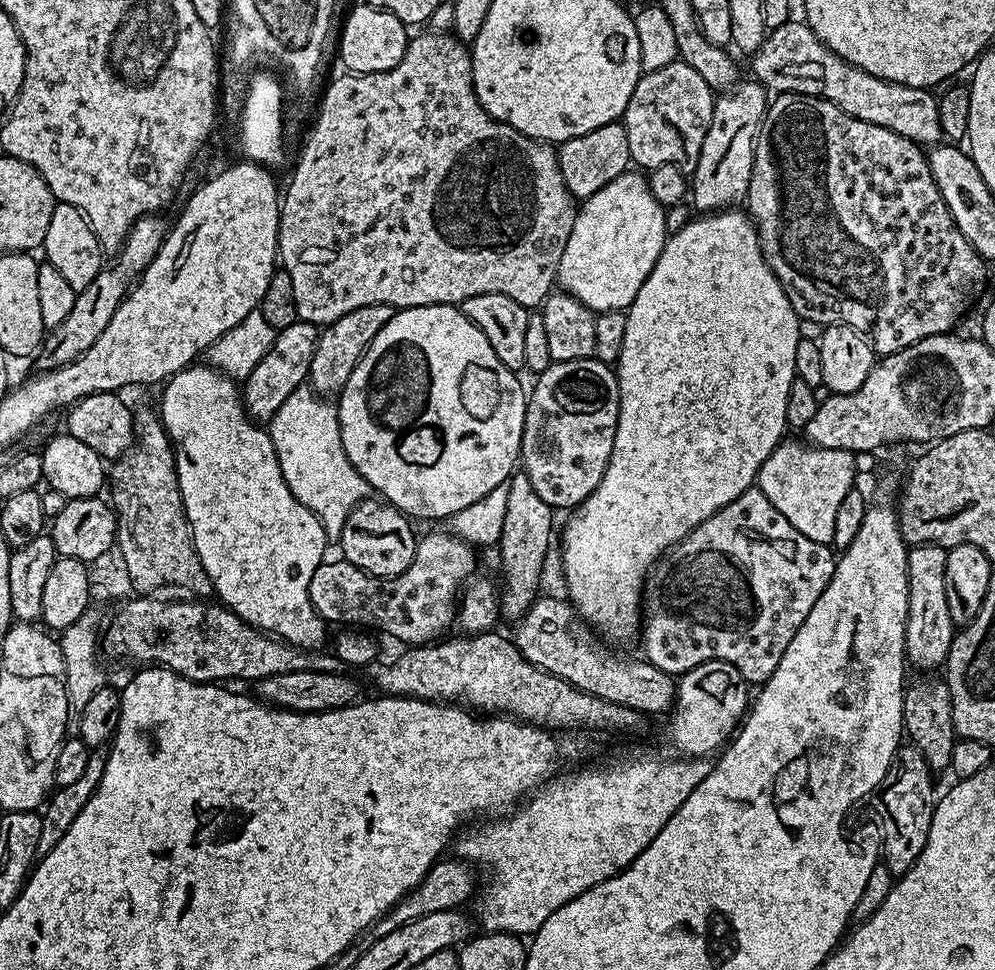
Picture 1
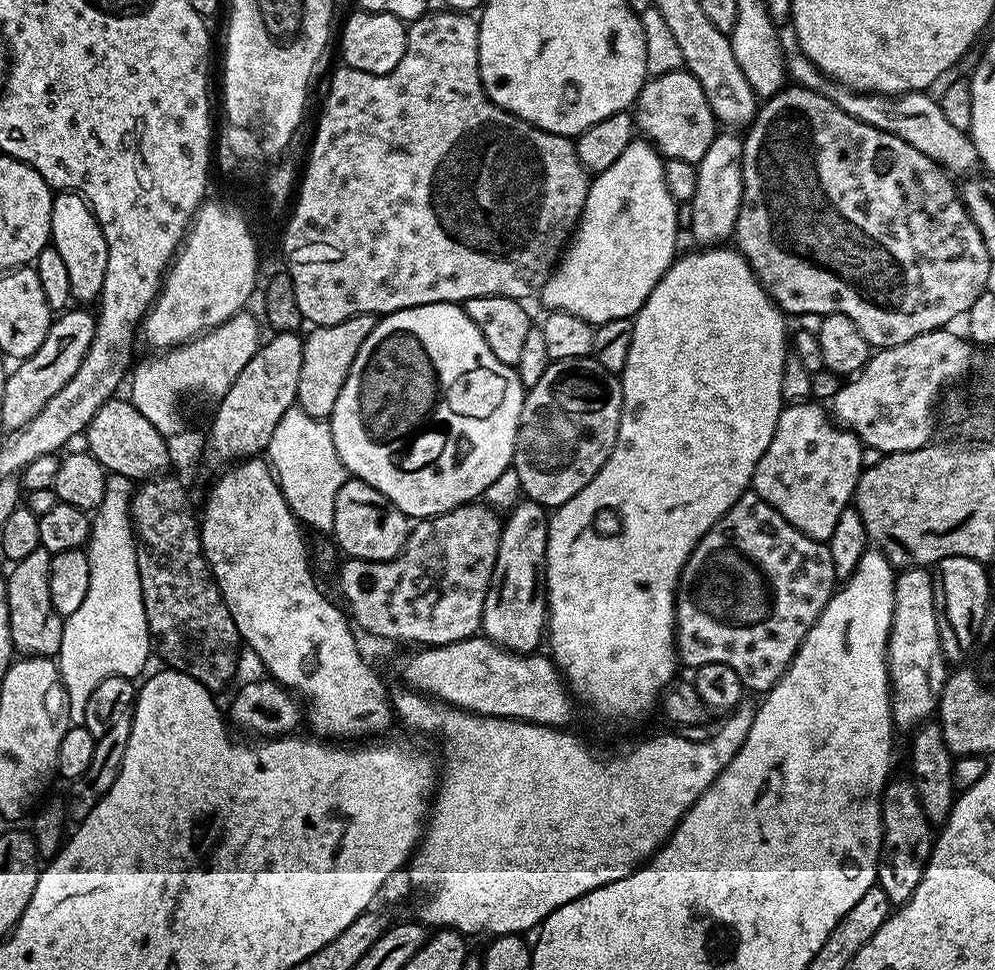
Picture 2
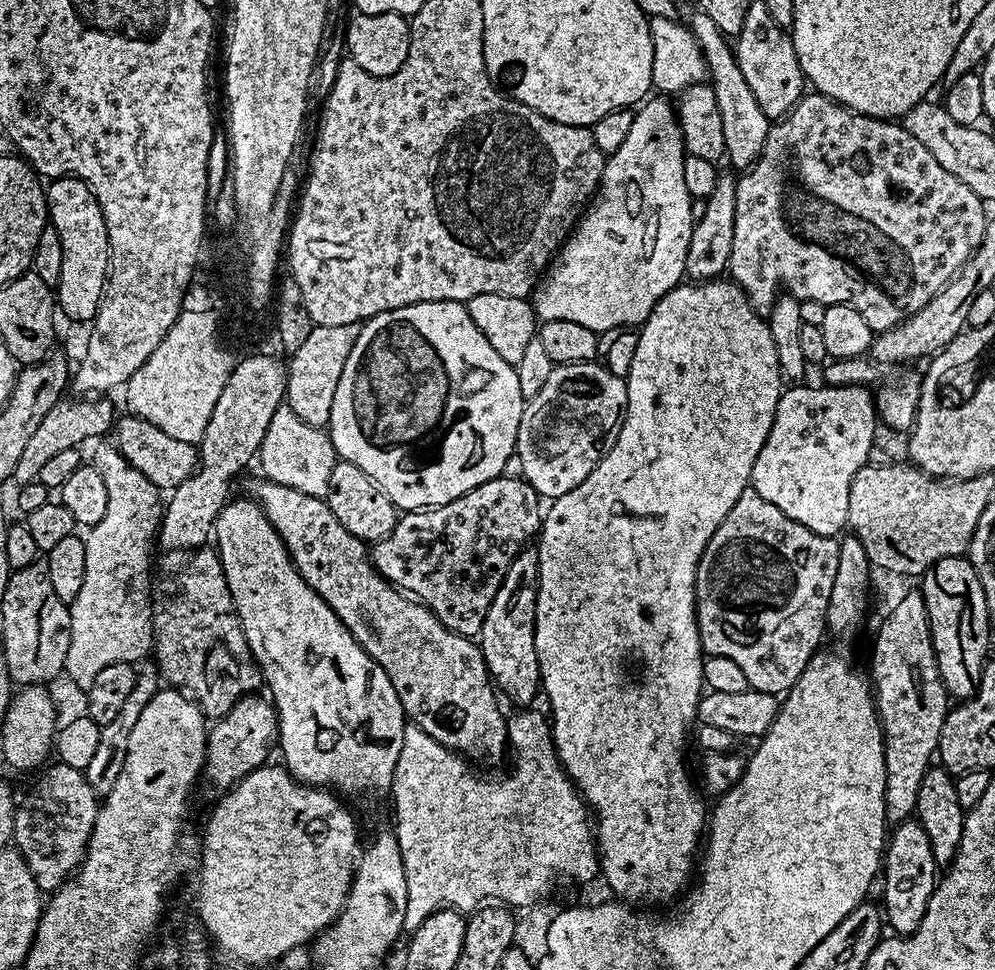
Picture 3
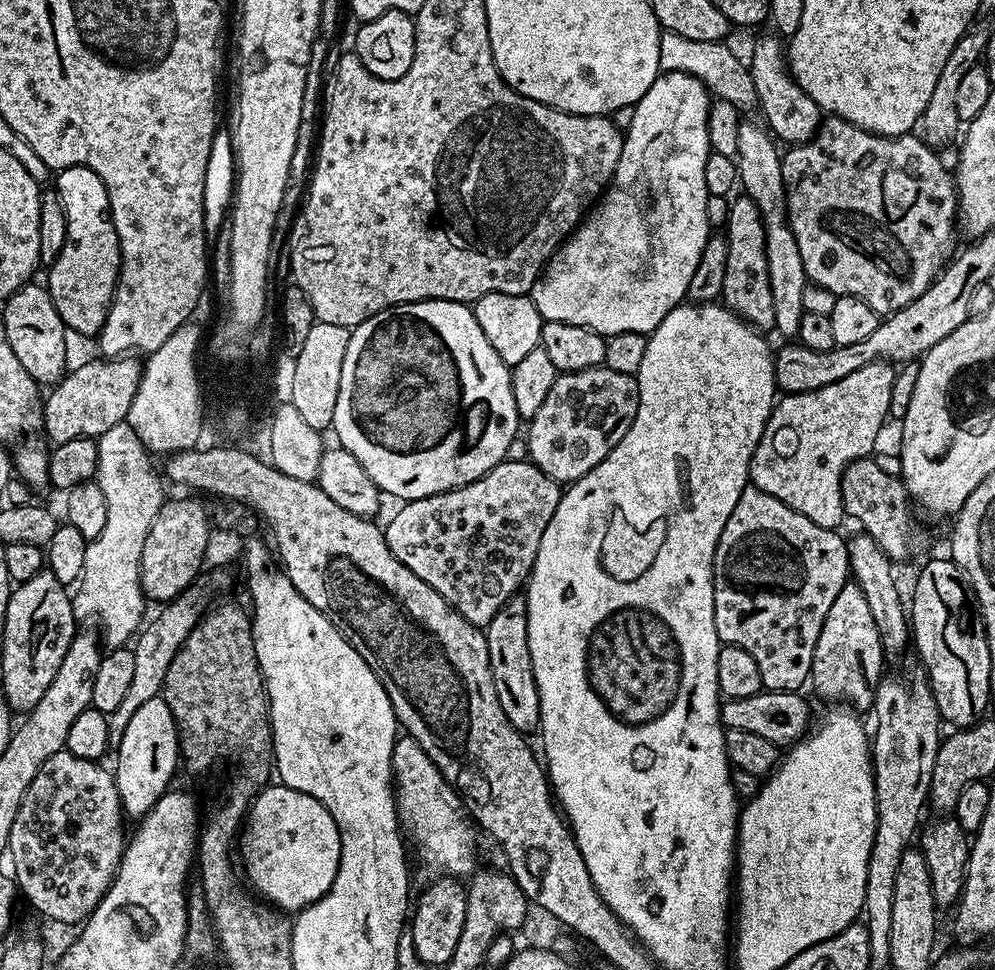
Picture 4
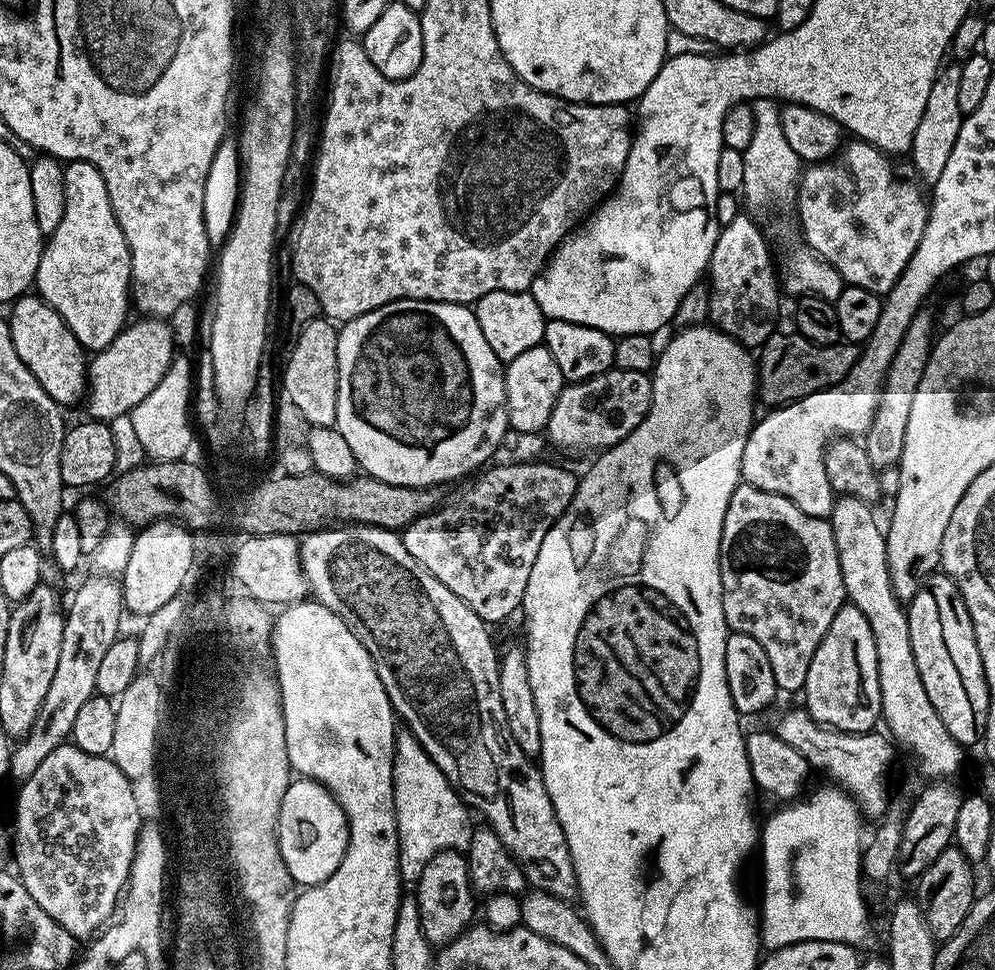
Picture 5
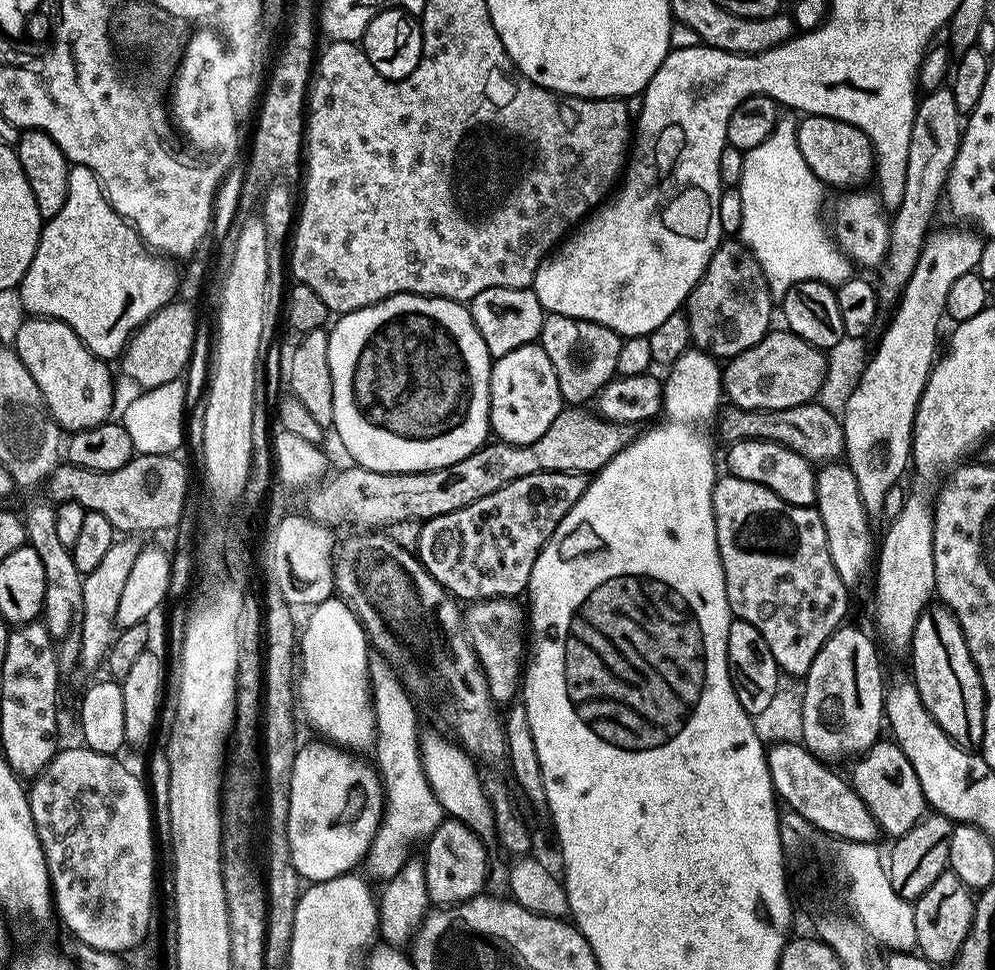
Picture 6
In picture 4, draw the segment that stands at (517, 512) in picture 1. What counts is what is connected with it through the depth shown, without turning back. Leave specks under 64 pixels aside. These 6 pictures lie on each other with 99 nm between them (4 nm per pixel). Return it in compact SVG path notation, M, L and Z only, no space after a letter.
M523 595L511 596L494 614L484 632L490 654L490 670L494 678L494 694L498 694L498 706L510 721L510 726L521 734L535 733L540 726L540 699L534 682L534 666L530 662L530 638L528 637L528 602Z

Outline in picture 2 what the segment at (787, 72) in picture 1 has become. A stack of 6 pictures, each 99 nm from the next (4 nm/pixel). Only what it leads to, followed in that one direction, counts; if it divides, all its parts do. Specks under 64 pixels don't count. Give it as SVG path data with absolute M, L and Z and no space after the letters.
M793 51L786 60L786 67L793 85L809 88L812 92L821 92L826 98L830 98L846 114L858 118L858 122L866 122L886 134L894 134L902 138L902 142L910 142L914 150L922 150L926 158L930 158L935 164L947 170L949 173L968 172L972 167L977 167L978 157L976 147L972 144L972 137L968 132L958 130L958 126L950 126L946 114L942 114L942 106L935 95L923 92L901 92L899 96L881 96L878 92L858 92L837 84L835 80L829 80L810 58L806 58L803 52Z

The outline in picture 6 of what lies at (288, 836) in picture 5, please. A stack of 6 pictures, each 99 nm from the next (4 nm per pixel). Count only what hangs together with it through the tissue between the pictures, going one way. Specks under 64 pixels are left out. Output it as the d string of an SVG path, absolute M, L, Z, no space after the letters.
M316 742L320 744L312 744L309 748L301 747L298 752L298 776L292 780L292 814L290 817L290 843L292 845L292 861L299 872L300 876L308 882L319 882L322 880L333 880L340 875L349 871L348 864L356 864L365 859L368 849L372 847L372 843L376 841L376 833L380 830L380 822L386 815L385 807L382 805L382 797L385 795L384 785L380 779L380 773L375 767L370 766L368 769L367 762L360 761L359 755L353 754L351 751L338 750L337 745L331 742Z

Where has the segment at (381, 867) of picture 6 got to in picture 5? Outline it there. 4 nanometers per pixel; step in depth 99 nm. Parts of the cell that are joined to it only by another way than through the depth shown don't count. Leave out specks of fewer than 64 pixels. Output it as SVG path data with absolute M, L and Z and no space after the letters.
M401 731L396 738L396 753L392 759L392 789L396 807L396 825L400 843L400 878L404 882L420 879L434 854L467 849L474 821L463 804L461 793L450 783L446 774L426 754L414 733Z

